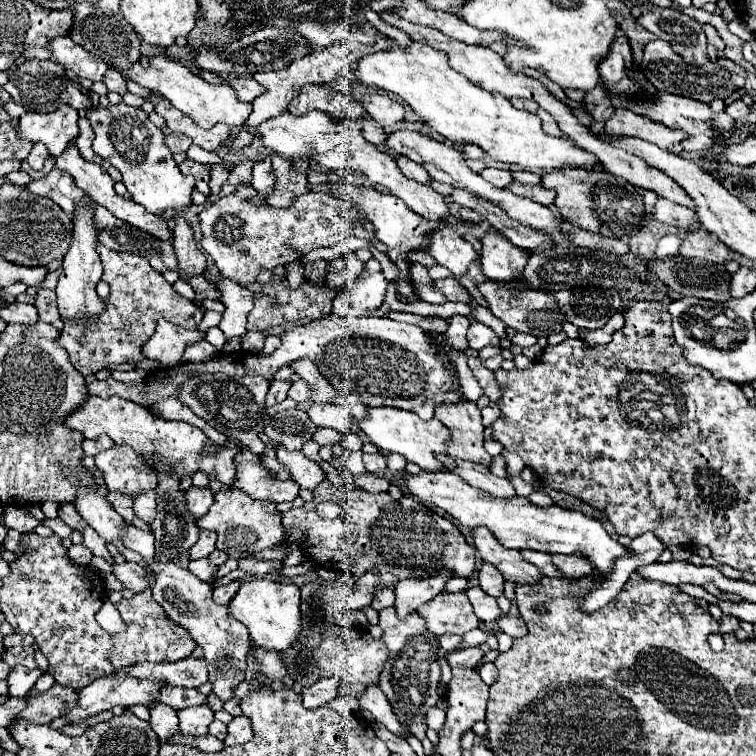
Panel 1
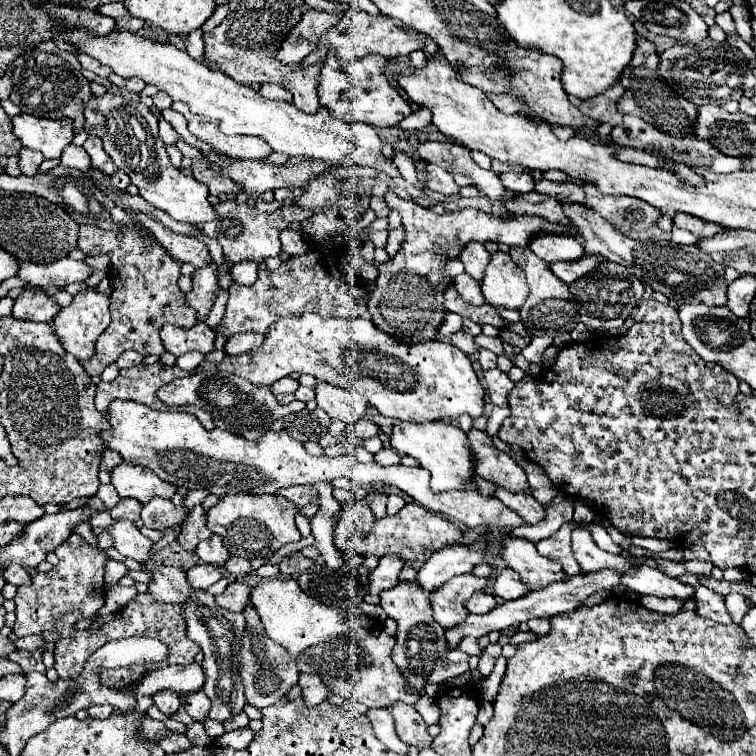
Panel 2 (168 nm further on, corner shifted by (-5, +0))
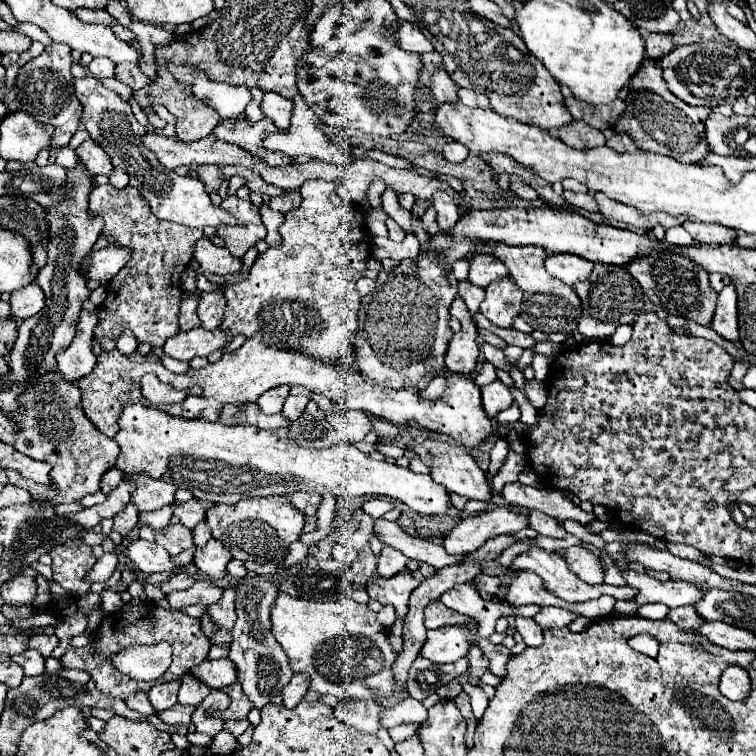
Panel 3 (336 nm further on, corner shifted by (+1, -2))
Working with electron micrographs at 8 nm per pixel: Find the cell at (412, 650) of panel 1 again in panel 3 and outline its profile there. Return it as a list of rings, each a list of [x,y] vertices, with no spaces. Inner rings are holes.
[[[404,570],[404,572],[396,574],[394,578],[376,578],[376,580],[368,582],[366,592],[372,600],[378,600],[384,606],[392,604],[396,608],[396,614],[404,616],[408,598],[418,584],[420,584],[420,580],[414,578],[414,574]]]

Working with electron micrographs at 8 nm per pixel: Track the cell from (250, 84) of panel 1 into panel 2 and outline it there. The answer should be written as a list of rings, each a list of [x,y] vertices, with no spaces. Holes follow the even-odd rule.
[[[262,84],[258,94],[264,96],[264,98],[272,98],[272,100],[288,100],[288,102],[292,102],[292,96],[282,86],[276,86],[276,84]]]

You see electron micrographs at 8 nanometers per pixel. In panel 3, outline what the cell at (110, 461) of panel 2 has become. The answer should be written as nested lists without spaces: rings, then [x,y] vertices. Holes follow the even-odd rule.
[[[110,468],[104,476],[102,476],[102,492],[104,494],[110,494],[110,490],[114,490],[120,482],[124,480],[124,474],[122,474],[122,470],[118,470],[118,468]]]

